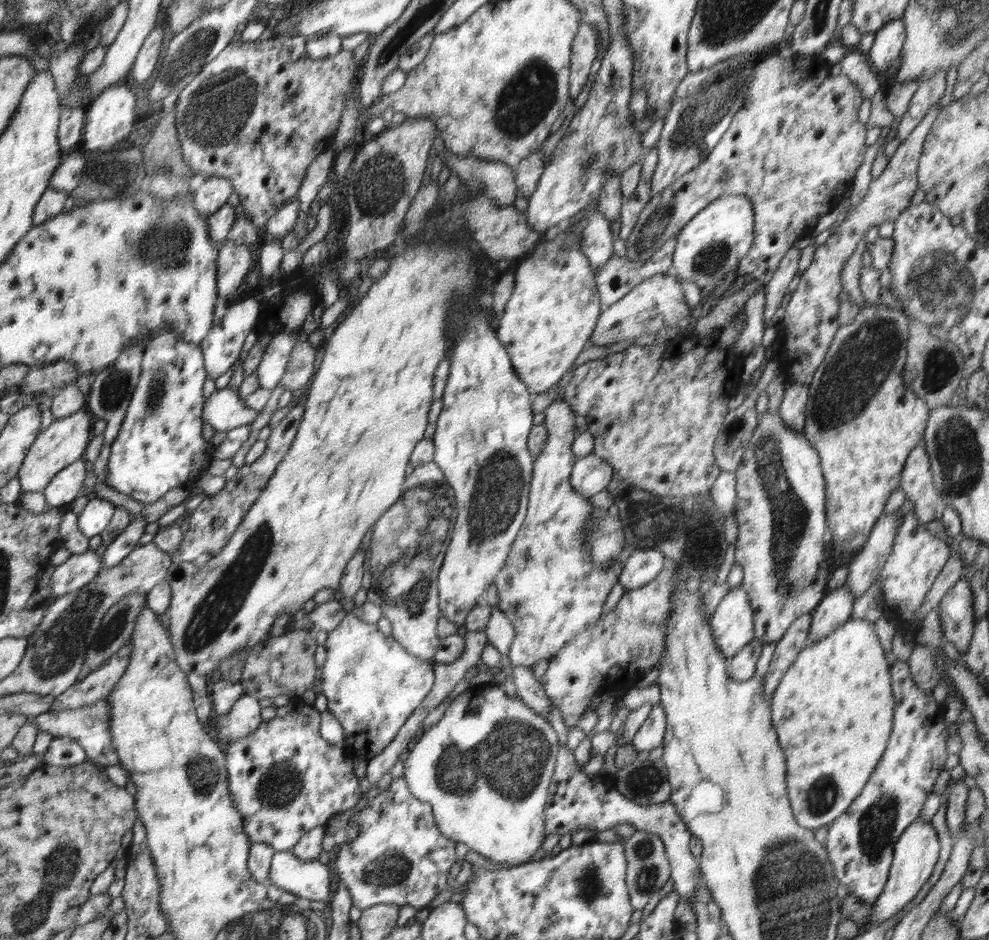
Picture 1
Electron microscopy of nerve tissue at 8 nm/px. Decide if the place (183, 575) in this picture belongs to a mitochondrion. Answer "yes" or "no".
yes

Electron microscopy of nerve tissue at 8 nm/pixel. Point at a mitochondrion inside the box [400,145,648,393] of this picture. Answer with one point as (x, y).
(566, 244)

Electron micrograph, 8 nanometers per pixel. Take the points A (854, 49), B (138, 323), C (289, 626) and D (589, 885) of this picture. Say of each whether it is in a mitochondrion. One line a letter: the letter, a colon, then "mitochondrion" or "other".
A: other
B: other
C: other
D: mitochondrion

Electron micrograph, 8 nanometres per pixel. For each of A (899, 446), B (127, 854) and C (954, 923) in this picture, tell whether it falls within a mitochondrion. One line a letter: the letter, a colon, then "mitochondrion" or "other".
A: other
B: other
C: other

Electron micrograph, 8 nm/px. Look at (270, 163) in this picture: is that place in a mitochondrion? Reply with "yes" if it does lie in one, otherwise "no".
no

